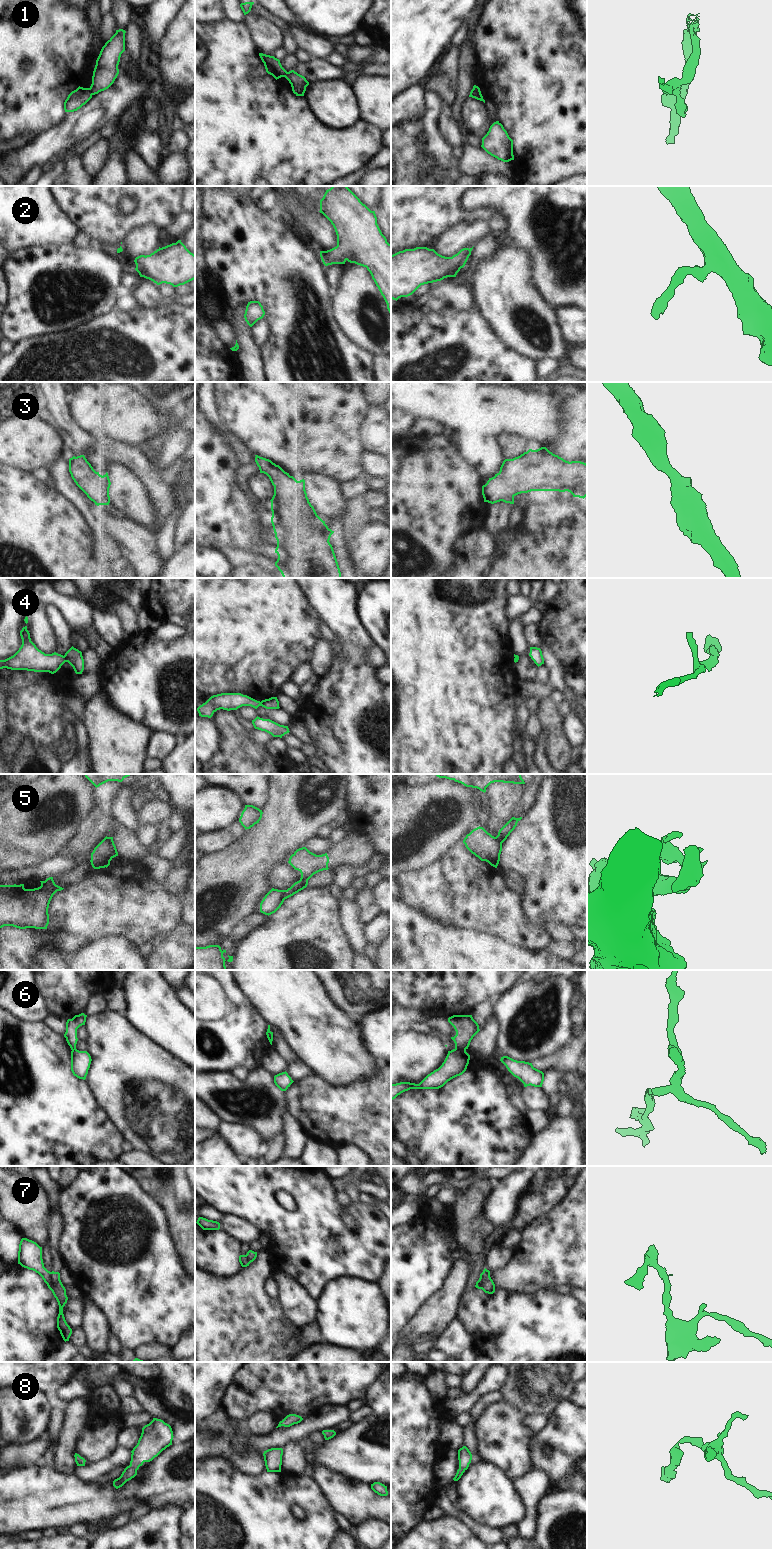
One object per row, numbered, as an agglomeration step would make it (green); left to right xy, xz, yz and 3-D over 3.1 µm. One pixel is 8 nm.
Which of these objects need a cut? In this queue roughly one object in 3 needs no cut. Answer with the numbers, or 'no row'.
1, 4, 5, 6, 7

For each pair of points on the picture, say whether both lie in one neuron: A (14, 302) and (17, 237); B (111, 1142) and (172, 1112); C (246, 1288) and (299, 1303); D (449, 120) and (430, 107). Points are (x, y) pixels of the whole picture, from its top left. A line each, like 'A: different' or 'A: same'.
A: different
B: different
C: different
D: different

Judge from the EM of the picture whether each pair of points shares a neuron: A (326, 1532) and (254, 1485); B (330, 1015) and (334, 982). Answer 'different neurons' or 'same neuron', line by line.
A: same neuron
B: different neurons

